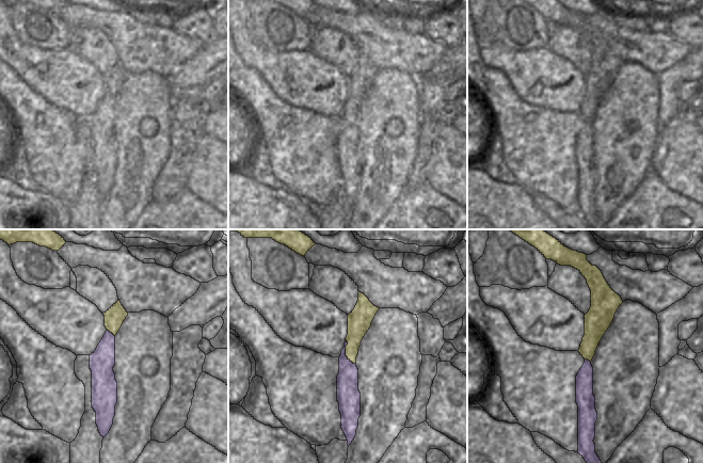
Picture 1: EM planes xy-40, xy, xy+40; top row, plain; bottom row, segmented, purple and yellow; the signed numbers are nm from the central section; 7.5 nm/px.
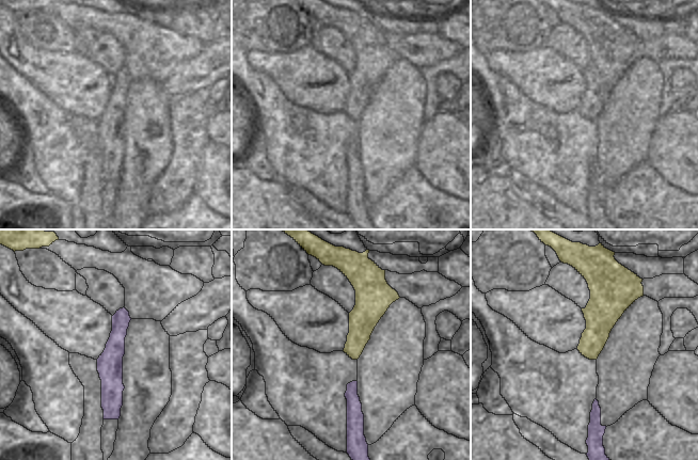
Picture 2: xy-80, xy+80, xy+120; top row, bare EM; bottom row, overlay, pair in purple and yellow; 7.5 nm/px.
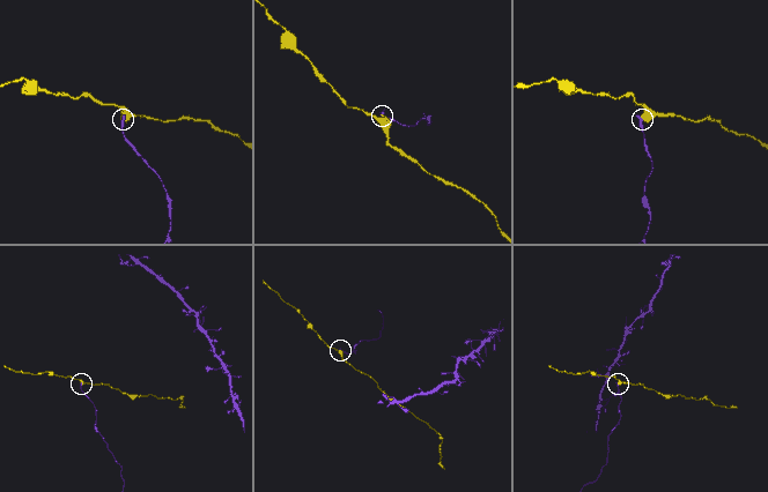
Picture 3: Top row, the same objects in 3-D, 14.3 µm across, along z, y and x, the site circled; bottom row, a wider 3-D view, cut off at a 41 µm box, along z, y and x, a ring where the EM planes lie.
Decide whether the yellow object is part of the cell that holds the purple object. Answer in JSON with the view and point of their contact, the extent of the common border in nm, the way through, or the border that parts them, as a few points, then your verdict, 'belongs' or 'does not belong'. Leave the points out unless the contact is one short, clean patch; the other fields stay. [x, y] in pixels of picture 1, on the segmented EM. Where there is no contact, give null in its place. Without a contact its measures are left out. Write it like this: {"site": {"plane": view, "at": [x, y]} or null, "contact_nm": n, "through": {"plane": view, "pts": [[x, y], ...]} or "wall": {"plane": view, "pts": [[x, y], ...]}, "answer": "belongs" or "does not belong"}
{"site": {"plane": "xy", "at": [345, 352]}, "contact_nm": 200, "wall": {"plane": "xy", "pts": [[346, 339], [346, 355], [355, 364]]}, "answer": "does not belong"}

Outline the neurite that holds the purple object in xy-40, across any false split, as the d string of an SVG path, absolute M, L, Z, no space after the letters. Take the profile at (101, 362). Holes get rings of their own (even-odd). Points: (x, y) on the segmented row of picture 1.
M106 331L96 350L90 355L90 369L92 371L92 408L96 412L96 425L101 436L106 436L115 416L117 403L117 382L113 367L115 365L115 336Z

